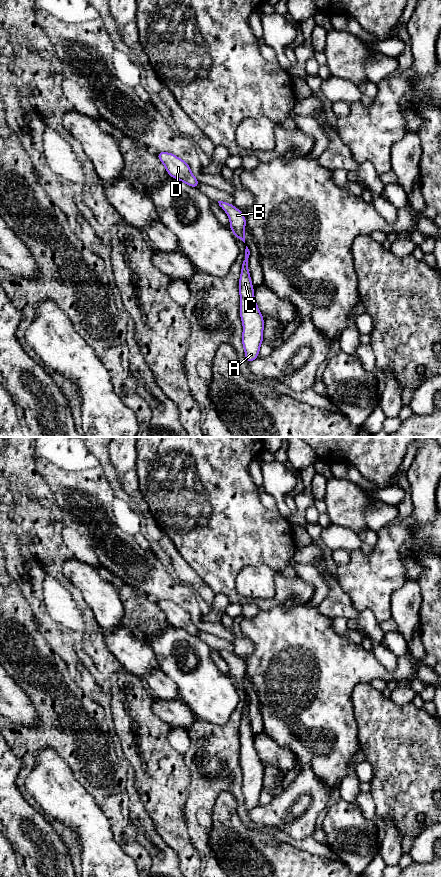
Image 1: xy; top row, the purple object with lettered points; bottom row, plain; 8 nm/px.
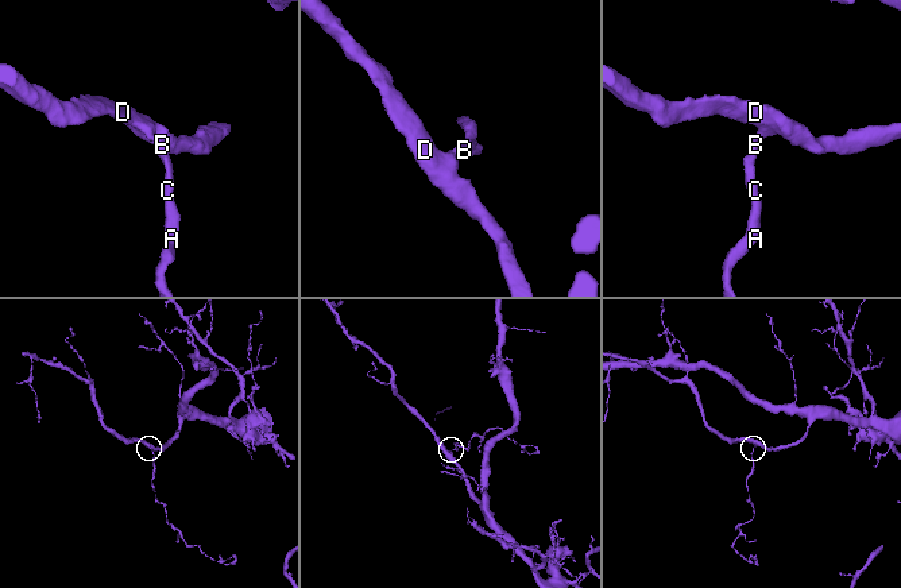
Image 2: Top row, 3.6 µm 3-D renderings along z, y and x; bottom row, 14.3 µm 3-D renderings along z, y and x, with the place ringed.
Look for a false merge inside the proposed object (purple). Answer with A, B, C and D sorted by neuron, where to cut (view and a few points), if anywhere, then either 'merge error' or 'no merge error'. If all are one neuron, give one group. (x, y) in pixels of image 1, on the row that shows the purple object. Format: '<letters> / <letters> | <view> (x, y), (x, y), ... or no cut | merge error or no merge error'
A B C D | no cut | no merge error

